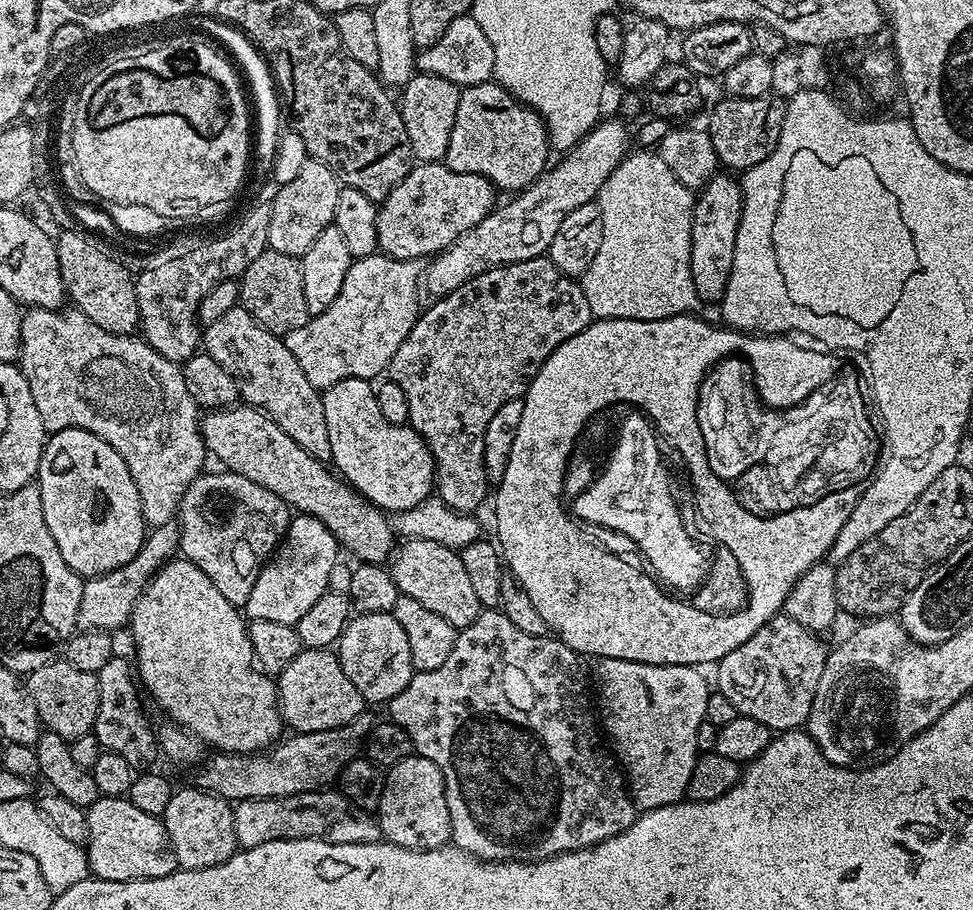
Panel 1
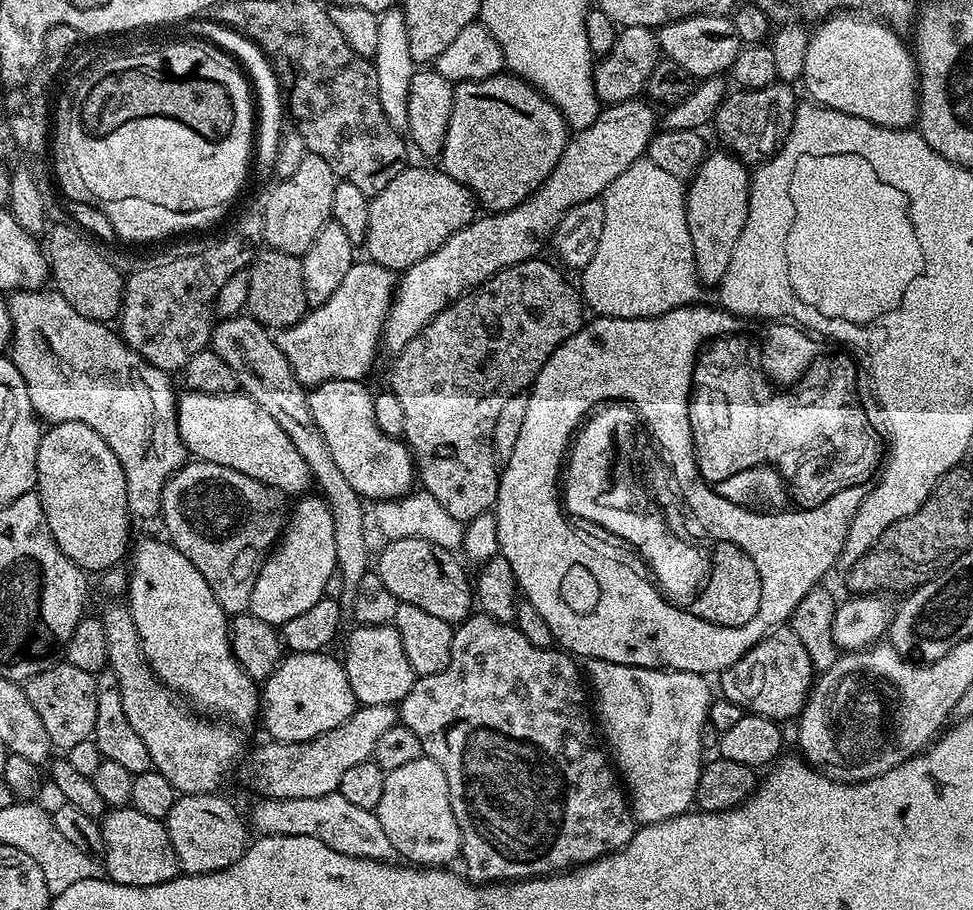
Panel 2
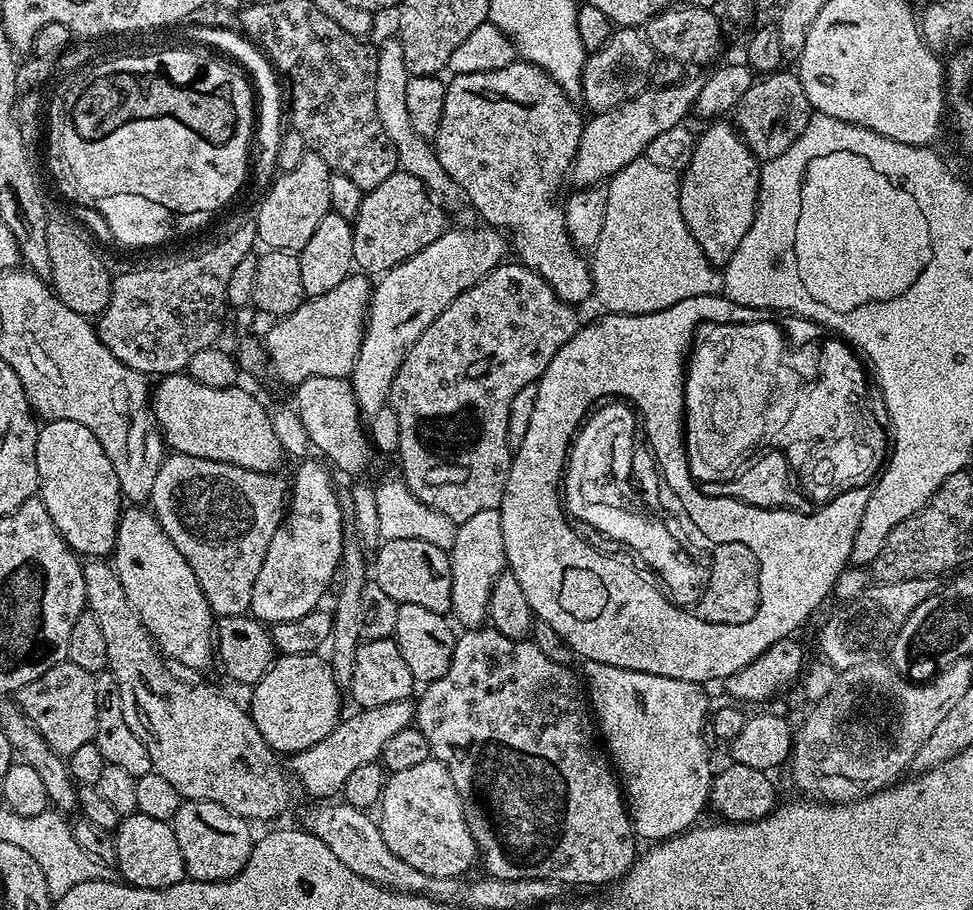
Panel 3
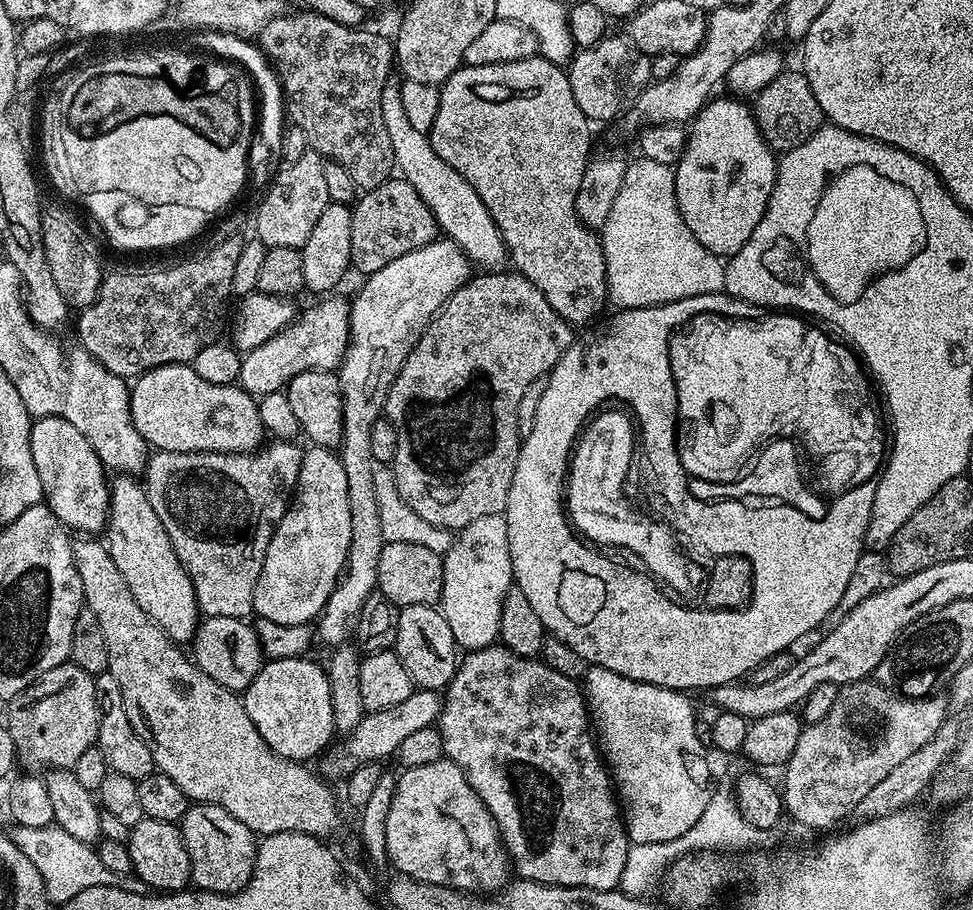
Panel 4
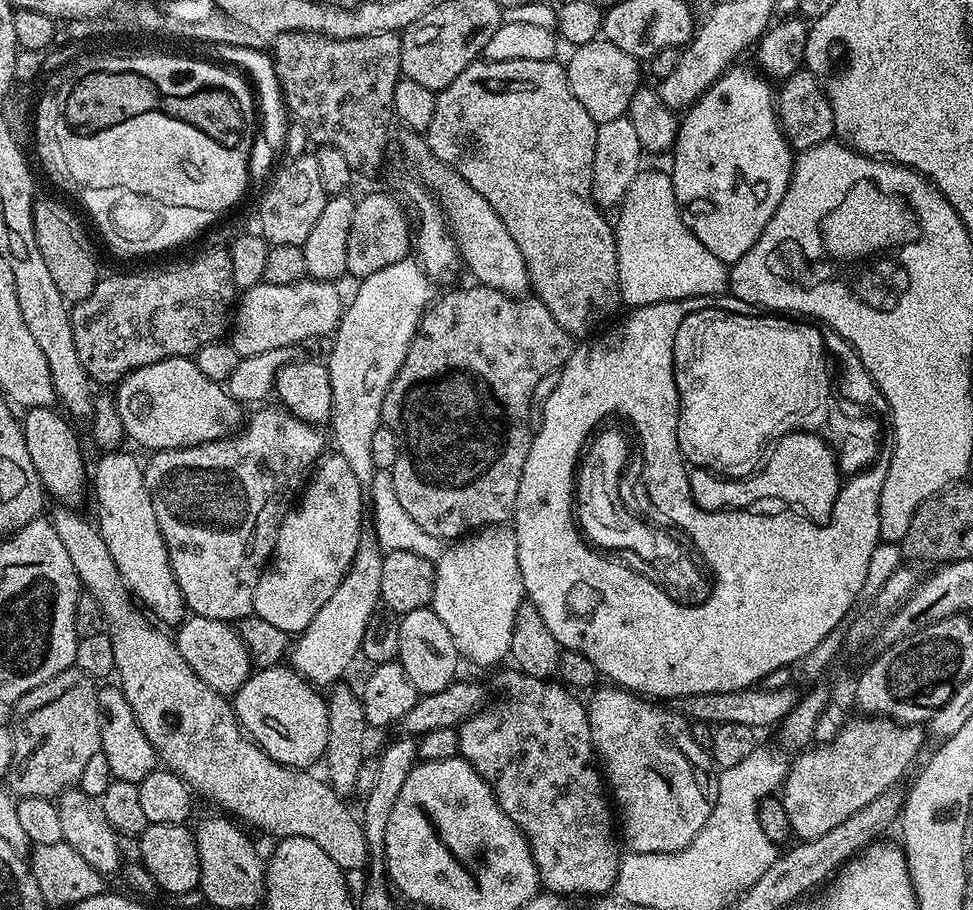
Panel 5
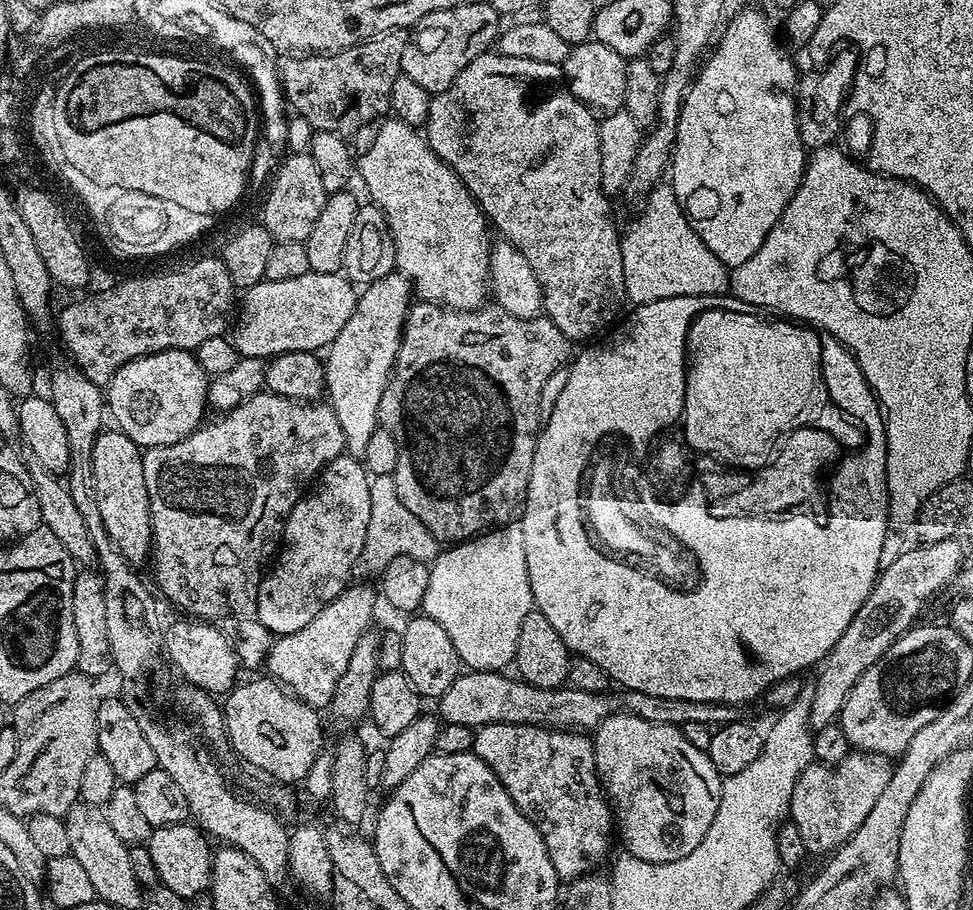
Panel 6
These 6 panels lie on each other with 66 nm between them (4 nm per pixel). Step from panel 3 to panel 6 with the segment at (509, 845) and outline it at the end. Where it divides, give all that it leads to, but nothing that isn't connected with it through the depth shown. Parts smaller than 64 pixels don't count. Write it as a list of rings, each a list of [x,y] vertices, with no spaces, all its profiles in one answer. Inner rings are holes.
[[[483,724],[475,729],[472,738],[472,751],[494,770],[518,810],[542,834],[550,862],[554,862],[554,870],[564,882],[595,873],[608,856],[608,843],[614,840],[612,809],[600,786],[600,775],[596,773],[596,749],[593,741],[584,736],[587,735],[580,730],[557,730],[545,728],[543,724]]]

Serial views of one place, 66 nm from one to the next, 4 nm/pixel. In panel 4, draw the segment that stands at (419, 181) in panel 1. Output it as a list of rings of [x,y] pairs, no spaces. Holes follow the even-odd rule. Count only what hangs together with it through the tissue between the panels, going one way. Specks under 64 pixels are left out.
[[[403,178],[382,182],[382,186],[367,189],[355,201],[350,222],[350,258],[355,271],[371,274],[382,270],[382,266],[418,250],[437,239],[438,229],[434,214],[422,202],[418,190]]]

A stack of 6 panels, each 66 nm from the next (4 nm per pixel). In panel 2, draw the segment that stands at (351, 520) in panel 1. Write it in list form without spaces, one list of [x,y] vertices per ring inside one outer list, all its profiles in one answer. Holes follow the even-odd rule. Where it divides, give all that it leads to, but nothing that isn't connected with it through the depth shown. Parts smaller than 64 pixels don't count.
[[[188,390],[185,393],[178,400],[177,420],[184,447],[195,459],[238,470],[238,474],[246,474],[246,478],[254,478],[292,498],[309,491],[310,473],[306,458],[298,454],[298,446],[290,442],[286,430],[282,430],[258,402],[239,391]]]

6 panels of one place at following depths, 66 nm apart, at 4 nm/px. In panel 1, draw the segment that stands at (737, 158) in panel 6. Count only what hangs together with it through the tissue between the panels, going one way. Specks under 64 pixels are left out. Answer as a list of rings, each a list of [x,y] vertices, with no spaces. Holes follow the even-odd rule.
[[[717,174],[707,186],[699,189],[692,206],[690,278],[694,278],[694,290],[705,305],[715,305],[723,300],[730,282],[730,270],[734,266],[734,242],[738,238],[744,199],[740,180],[732,176],[735,175]]]

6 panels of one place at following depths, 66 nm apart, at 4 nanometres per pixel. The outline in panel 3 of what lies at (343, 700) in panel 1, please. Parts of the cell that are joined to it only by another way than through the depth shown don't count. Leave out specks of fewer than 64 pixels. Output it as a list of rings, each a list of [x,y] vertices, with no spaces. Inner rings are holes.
[[[316,654],[280,656],[251,689],[250,715],[262,738],[266,738],[269,748],[277,754],[301,752],[306,746],[314,746],[314,742],[322,742],[342,719],[342,688],[336,683],[329,661],[320,658]]]

